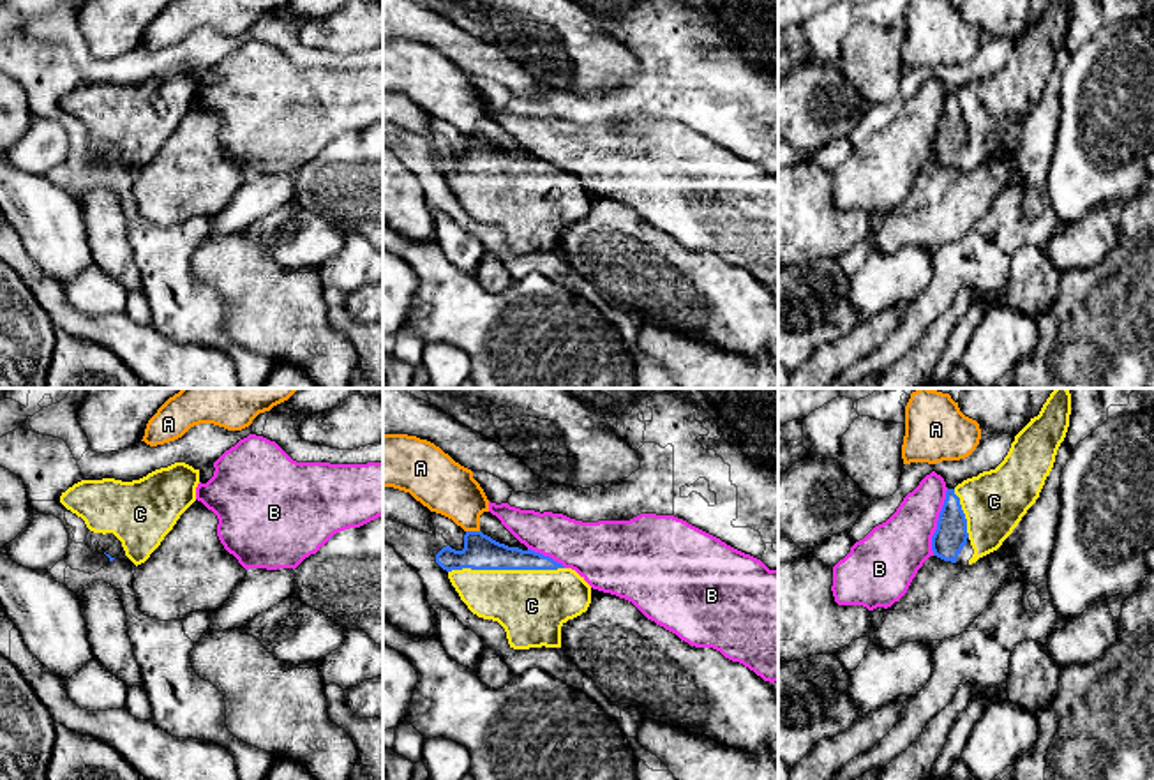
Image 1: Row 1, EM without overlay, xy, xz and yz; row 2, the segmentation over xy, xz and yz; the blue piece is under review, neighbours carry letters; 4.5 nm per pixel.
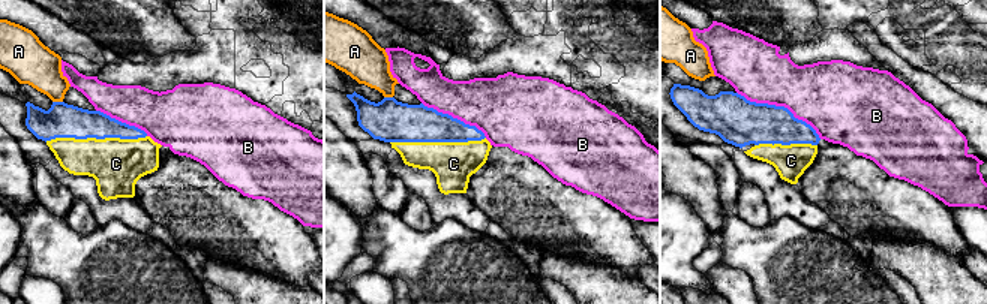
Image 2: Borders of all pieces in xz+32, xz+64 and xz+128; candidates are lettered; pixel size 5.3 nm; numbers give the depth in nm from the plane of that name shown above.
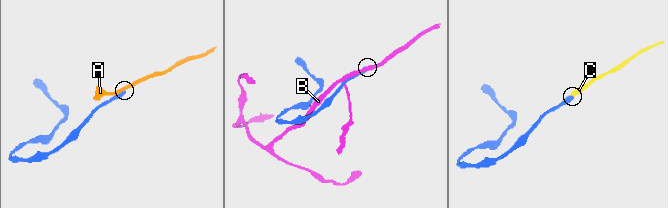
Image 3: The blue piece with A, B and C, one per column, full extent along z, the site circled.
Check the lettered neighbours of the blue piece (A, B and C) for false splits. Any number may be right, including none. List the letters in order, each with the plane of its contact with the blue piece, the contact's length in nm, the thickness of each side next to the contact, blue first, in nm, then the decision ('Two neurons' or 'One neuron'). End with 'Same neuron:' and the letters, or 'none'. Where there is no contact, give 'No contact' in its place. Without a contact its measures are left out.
A: Touches blue in xz. Shared border 60 nm. Thickness 160 nm (blue) against 240 nm. Two neurons
B: Touches blue in yz. Shared border 320 nm. Thickness 150 nm (blue) against 280 nm. Two neurons
C: Touches blue in xz. Shared border 550 nm. Thickness 160 nm (blue) against 320 nm. One neuron
Same neuron: C

